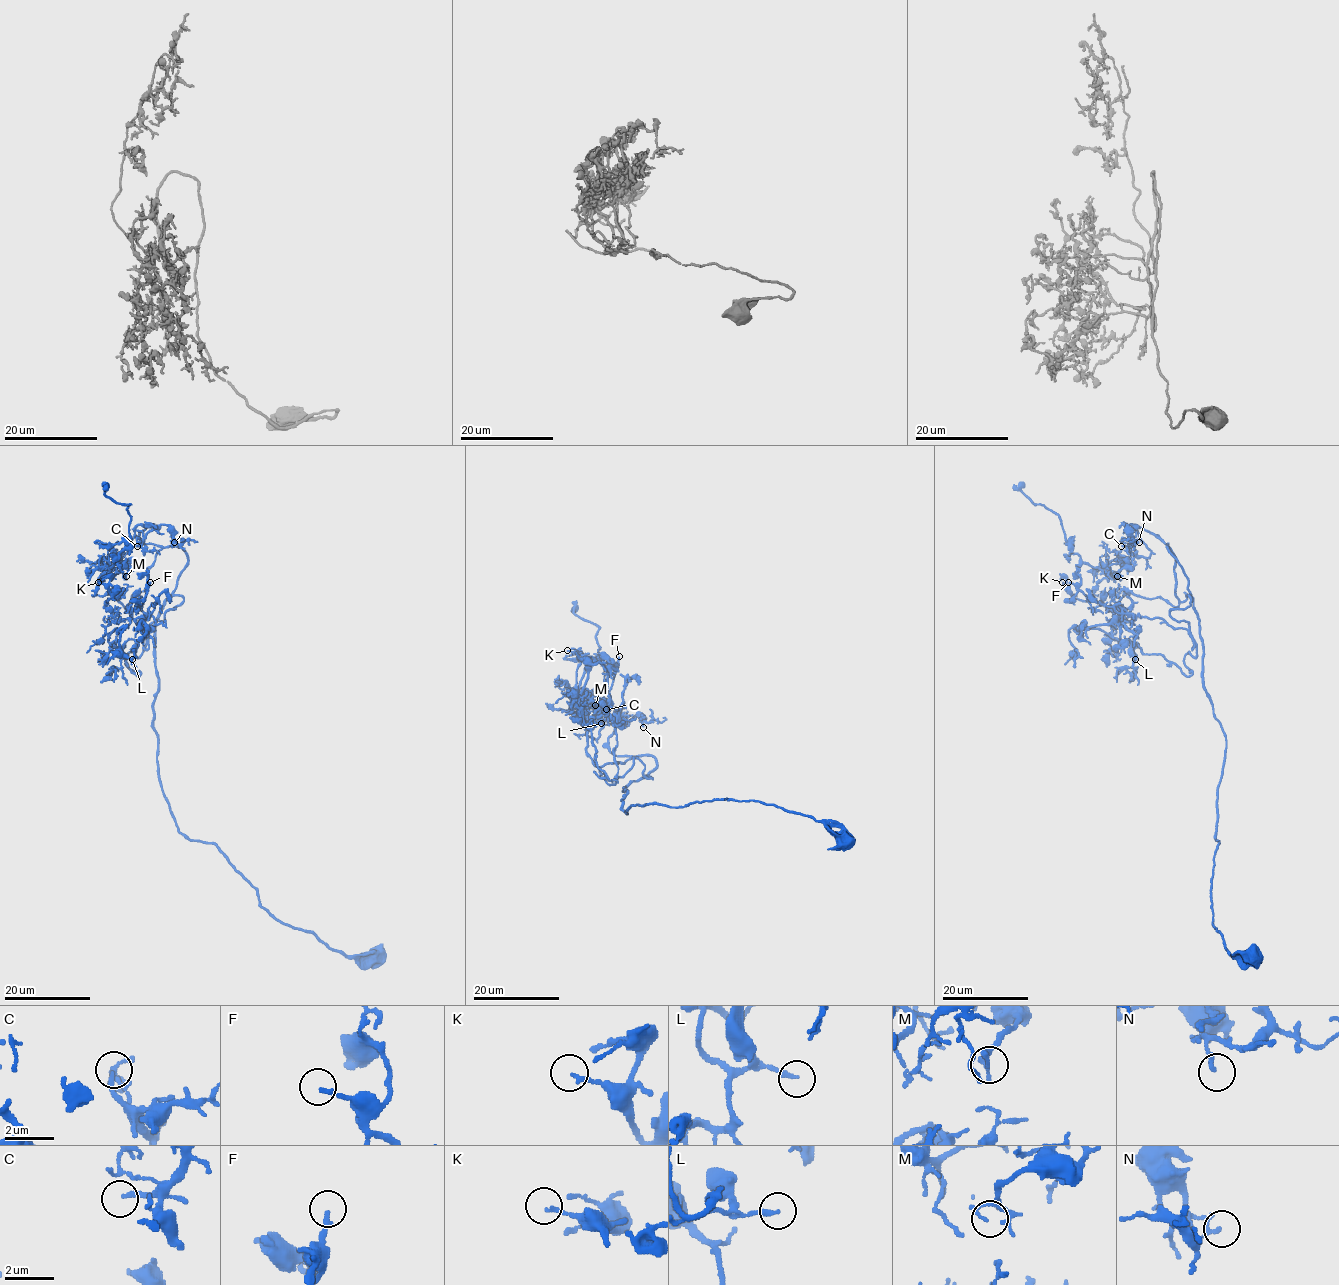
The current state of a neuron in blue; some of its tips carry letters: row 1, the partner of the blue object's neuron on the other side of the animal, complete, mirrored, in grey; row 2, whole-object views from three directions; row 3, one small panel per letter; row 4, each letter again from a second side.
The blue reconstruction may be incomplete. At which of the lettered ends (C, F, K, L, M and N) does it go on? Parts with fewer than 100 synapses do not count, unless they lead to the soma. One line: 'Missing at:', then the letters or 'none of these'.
Missing at: C

